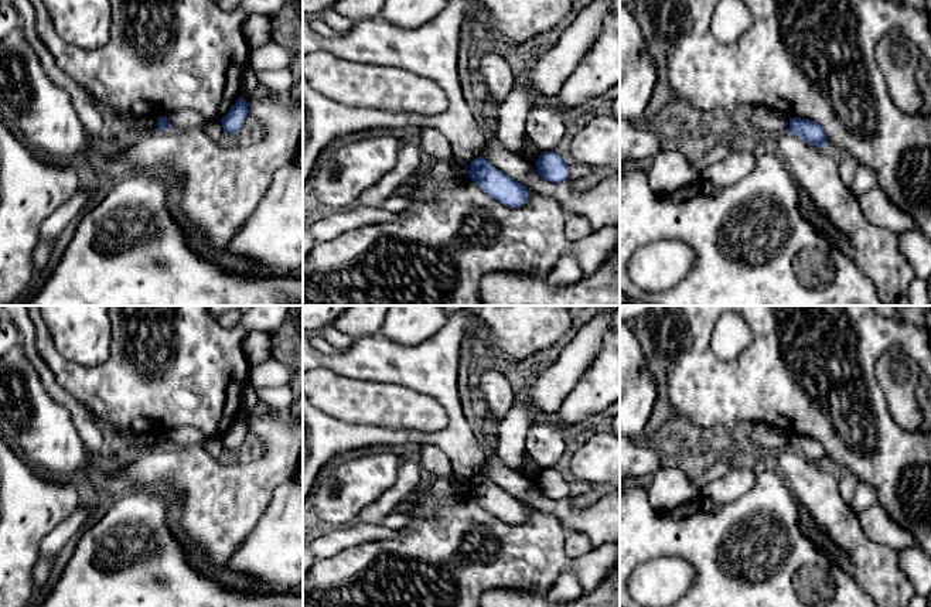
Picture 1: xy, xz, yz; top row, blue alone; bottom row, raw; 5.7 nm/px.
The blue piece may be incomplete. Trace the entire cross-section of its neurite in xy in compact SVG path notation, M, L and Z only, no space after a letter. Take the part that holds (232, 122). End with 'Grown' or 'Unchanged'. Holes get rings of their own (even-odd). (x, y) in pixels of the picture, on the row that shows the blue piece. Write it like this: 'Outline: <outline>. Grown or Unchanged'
Outline: M238 99L229 112L221 119L224 133L236 134L242 129L249 115L248 103L243 99Z. Unchanged

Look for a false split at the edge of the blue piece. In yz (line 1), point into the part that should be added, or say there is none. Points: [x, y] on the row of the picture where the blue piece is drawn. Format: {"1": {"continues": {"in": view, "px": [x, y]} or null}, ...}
{"1": {"continues": null}}

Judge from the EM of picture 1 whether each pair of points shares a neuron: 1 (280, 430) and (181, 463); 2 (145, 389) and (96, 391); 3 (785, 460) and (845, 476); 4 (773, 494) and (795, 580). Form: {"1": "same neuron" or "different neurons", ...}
{"1": "same neuron", "2": "same neuron", "3": "different neurons", "4": "same neuron"}

